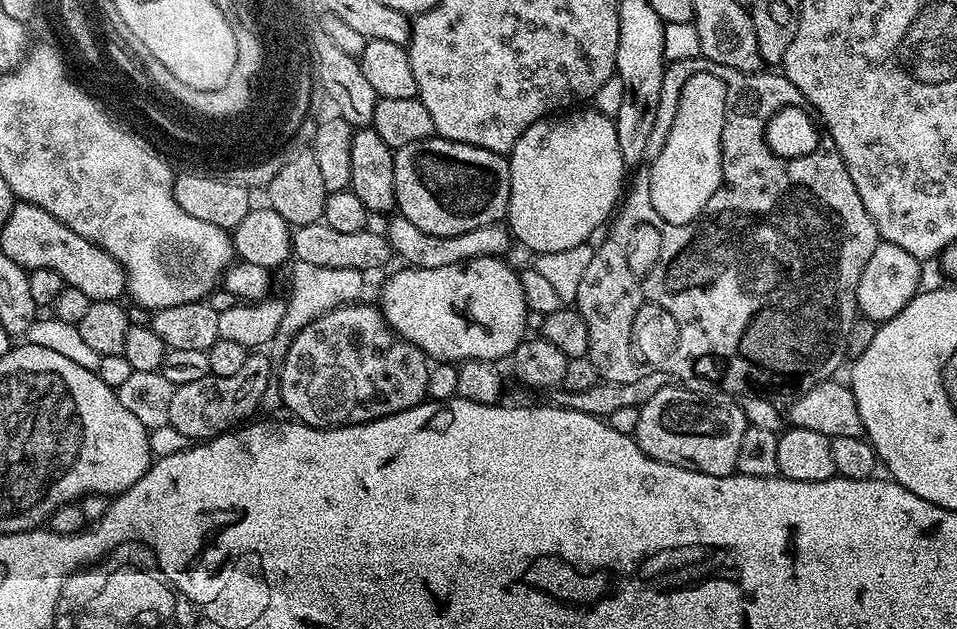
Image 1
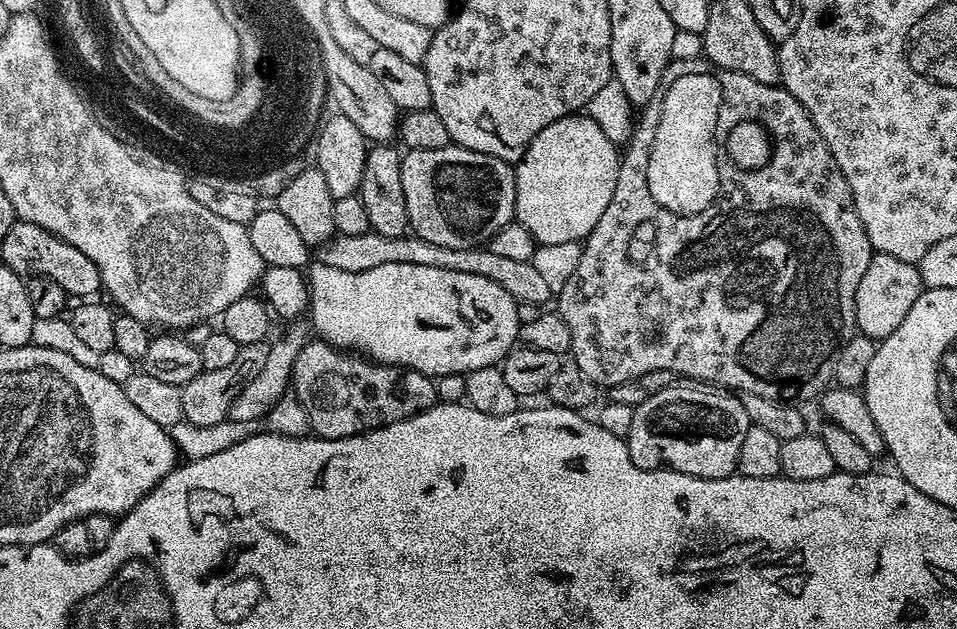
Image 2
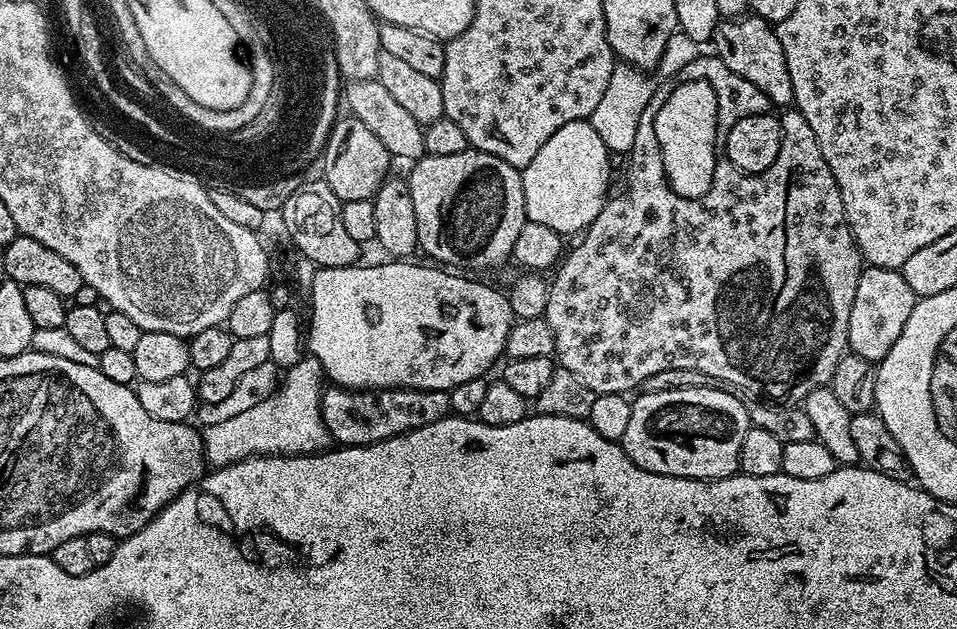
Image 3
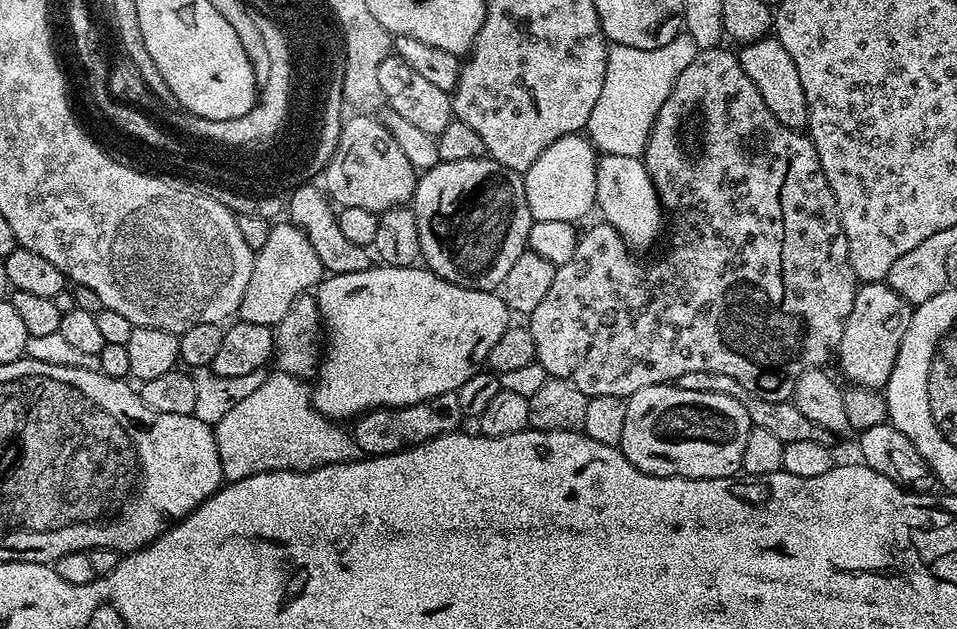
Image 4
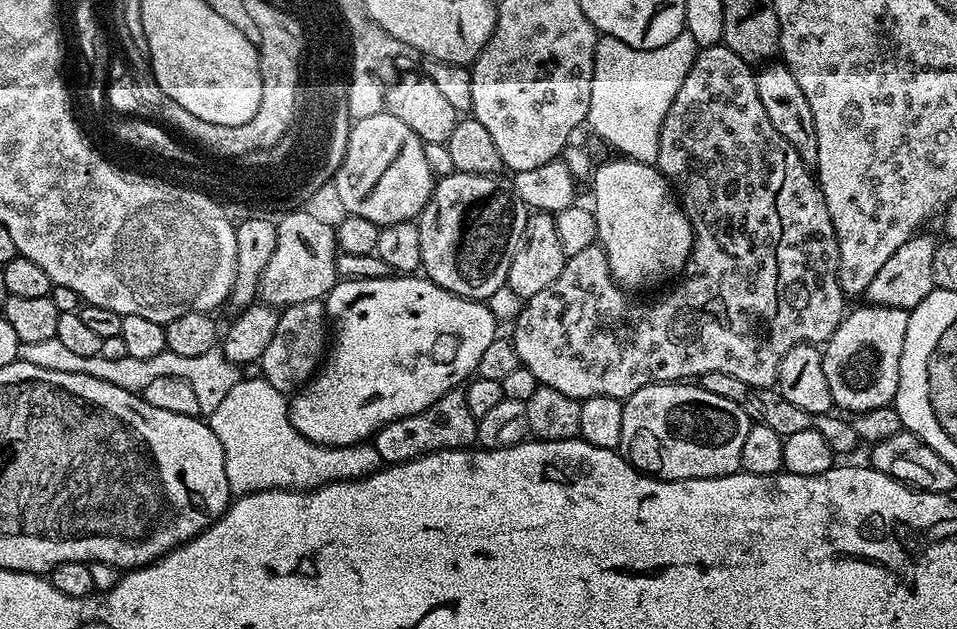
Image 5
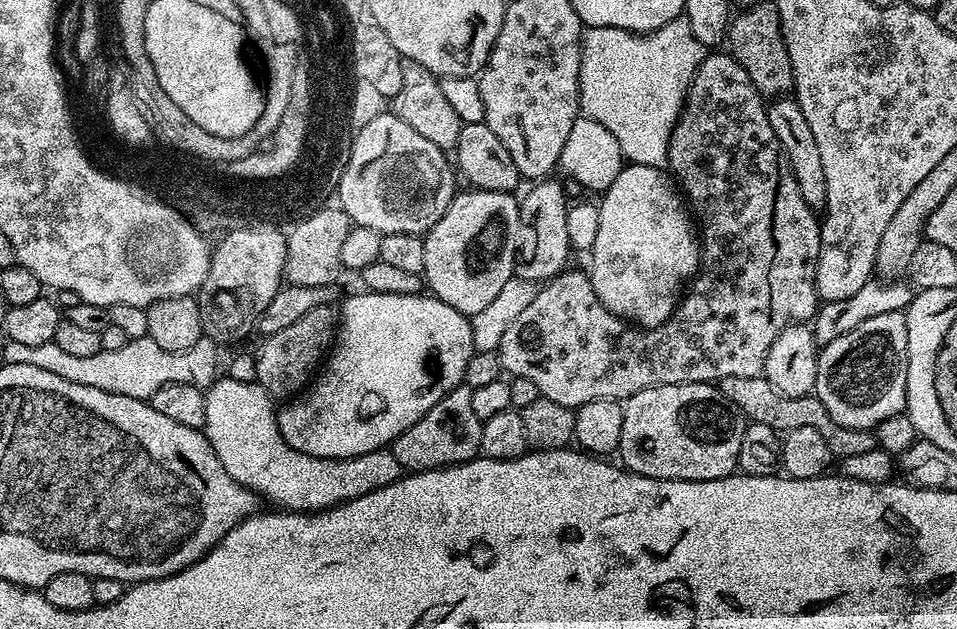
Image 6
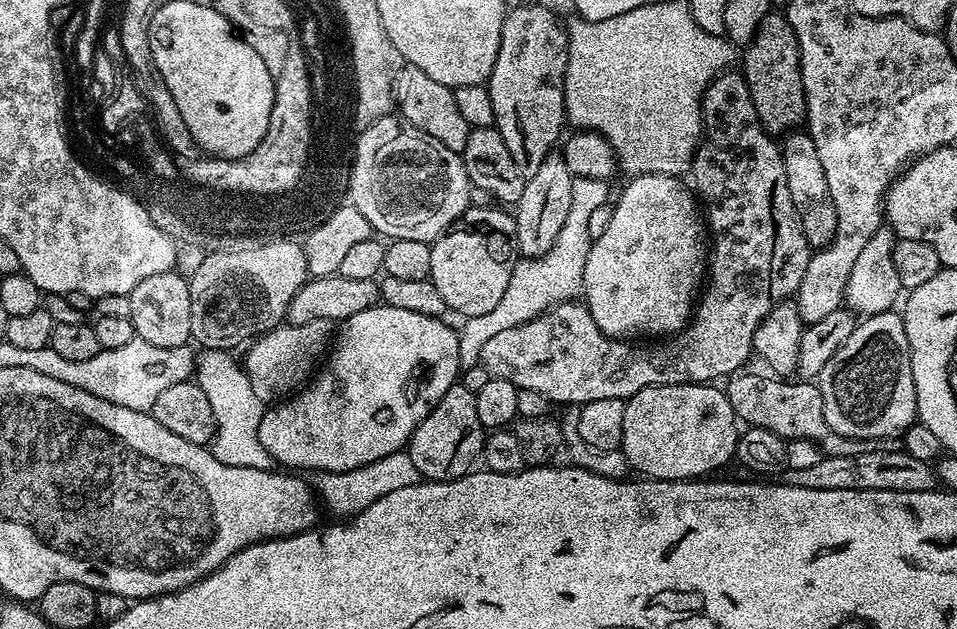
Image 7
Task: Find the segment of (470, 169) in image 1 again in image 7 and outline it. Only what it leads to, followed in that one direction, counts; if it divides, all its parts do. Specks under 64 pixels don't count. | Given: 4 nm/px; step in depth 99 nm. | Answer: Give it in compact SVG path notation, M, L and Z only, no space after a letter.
M500 206L472 208L464 213L462 220L468 223L465 228L453 227L432 241L430 279L438 286L438 294L442 294L448 309L467 318L490 314L498 306L502 294L506 294L518 251L514 239L516 221L511 211Z

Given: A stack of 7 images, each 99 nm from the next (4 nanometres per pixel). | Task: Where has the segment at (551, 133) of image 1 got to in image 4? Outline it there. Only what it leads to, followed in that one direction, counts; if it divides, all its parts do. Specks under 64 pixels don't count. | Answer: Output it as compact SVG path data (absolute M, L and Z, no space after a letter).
M580 134L563 136L562 138L558 138L558 142L546 146L546 150L542 150L542 154L538 154L534 166L530 166L528 171L523 173L526 202L530 206L530 214L533 221L580 222L580 219L588 211L593 211L596 203L597 159L598 152L592 141Z

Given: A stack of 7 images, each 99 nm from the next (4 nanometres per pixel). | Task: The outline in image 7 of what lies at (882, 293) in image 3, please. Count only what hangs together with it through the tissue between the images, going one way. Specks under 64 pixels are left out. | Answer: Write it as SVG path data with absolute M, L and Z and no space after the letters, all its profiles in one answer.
M889 310L861 319L853 333L838 346L834 356L822 367L818 387L822 394L822 406L826 410L826 422L830 422L831 428L838 430L838 434L844 438L884 442L887 436L899 437L911 424L917 423L910 342L906 338L903 315L899 311Z

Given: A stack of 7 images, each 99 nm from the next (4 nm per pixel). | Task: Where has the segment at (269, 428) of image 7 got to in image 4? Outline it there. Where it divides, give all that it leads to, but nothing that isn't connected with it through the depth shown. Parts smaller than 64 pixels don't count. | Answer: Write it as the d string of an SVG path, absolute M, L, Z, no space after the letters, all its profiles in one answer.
M373 266L358 274L329 275L320 281L314 295L320 307L323 327L326 329L326 351L323 353L318 375L314 380L316 388L314 384L311 389L312 404L323 416L327 416L333 422L348 422L353 418L363 416L366 412L372 412L376 408L401 408L429 400L438 394L457 392L462 386L462 382L466 382L466 378L470 378L476 372L481 371L482 365L487 361L490 354L490 346L494 346L494 342L498 342L498 338L502 338L502 334L510 326L510 320L508 320L510 311L502 295L483 288L463 288L457 284L451 284L428 271L427 267L424 266L413 266L411 268Z

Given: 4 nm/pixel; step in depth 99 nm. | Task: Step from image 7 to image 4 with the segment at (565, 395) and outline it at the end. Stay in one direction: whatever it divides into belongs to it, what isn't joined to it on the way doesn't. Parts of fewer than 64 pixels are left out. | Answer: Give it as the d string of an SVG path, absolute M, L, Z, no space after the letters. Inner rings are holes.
M727 47L706 48L700 50L694 58L696 64L690 62L682 74L678 74L678 82L674 82L674 90L670 90L670 98L662 102L662 110L656 115L656 125L648 136L648 145L644 148L644 168L652 175L656 190L665 205L680 204L680 212L670 216L672 233L668 236L668 249L664 256L652 260L648 265L635 260L627 244L610 224L597 222L593 228L579 233L579 240L574 247L574 254L564 265L557 267L550 290L543 295L542 302L527 317L526 326L534 338L536 363L541 364L549 377L571 380L574 386L582 390L589 398L594 396L633 396L638 390L646 390L646 386L670 384L682 374L694 374L694 370L710 370L714 374L730 374L734 382L746 386L750 394L758 394L766 402L791 401L794 386L798 378L807 368L819 368L827 365L827 360L837 355L842 342L842 330L846 330L846 322L852 313L858 281L850 266L850 250L846 242L846 234L842 230L838 202L834 202L834 194L830 190L830 182L826 182L826 174L822 174L822 166L818 162L818 150L811 136L794 128L783 128L770 114L766 102L762 102L762 94L758 94L758 86L746 78L746 70L742 70L740 57L735 51L727 52ZM696 103L704 116L703 149L694 159L680 149L680 116L688 112Z

